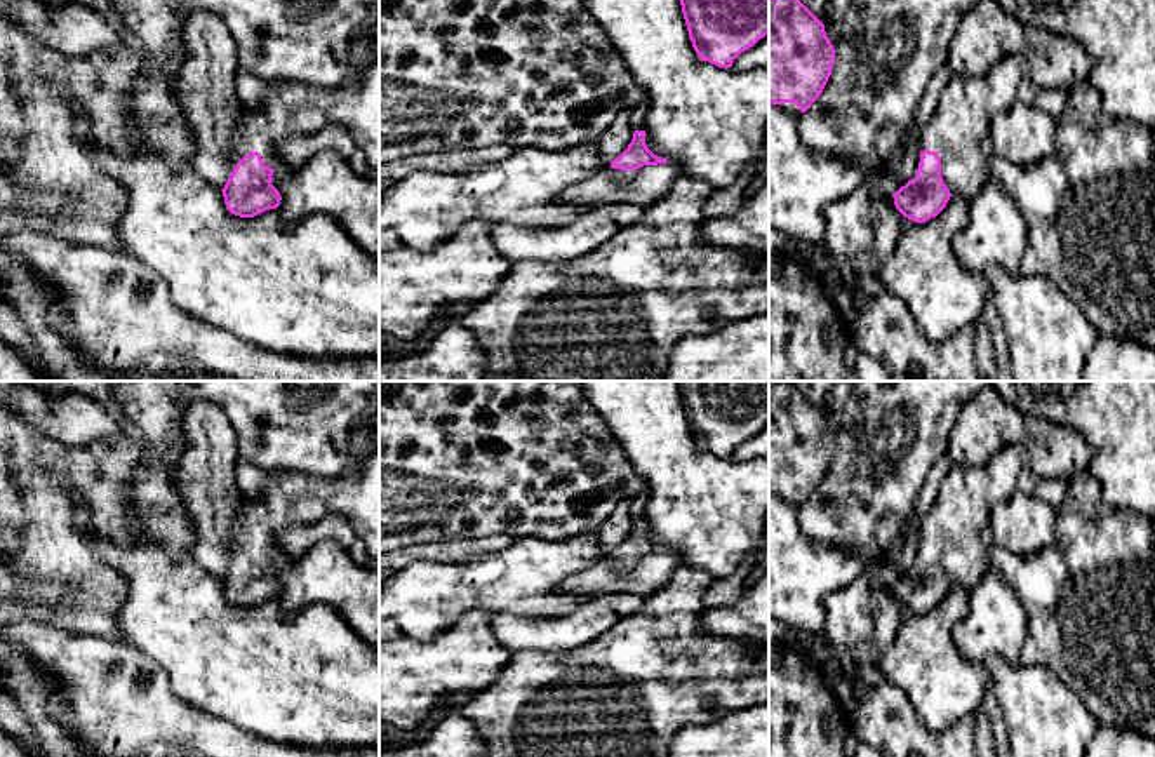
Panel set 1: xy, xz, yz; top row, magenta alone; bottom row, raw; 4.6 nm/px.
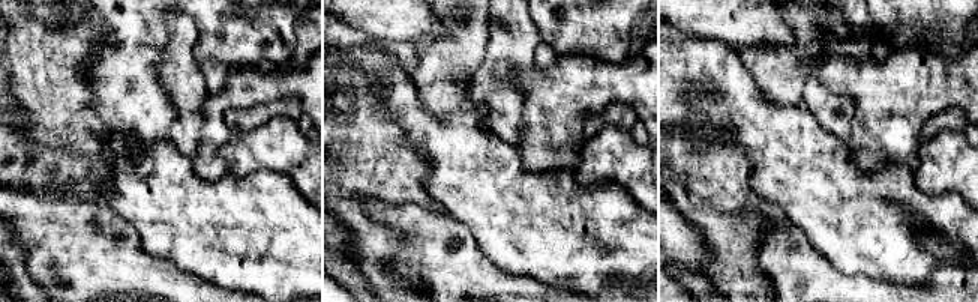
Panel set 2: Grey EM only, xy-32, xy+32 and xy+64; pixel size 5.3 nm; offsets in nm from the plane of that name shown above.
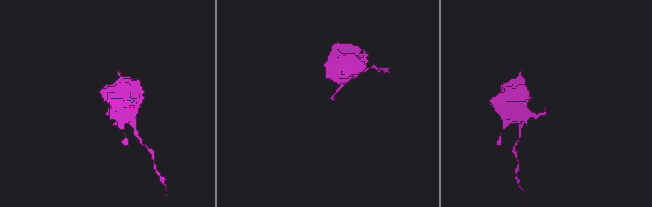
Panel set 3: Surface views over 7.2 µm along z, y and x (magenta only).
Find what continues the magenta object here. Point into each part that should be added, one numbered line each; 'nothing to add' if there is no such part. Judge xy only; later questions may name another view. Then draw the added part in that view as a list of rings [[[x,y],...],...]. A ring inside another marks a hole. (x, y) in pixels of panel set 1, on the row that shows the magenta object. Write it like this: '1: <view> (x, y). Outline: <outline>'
1: xy (287, 110). Outline: [[[379,61],[357,82],[336,89],[297,82],[266,84],[261,104],[256,110],[242,106],[238,111],[230,137],[231,165],[257,151],[264,165],[285,169],[278,151],[282,143],[332,125],[348,129],[369,169],[379,172]]]

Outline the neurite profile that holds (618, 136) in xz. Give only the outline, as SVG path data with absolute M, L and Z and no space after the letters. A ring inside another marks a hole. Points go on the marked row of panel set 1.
M623 111L598 139L600 165L609 165L614 158L618 158L628 148L631 139L633 129L630 124L630 111Z

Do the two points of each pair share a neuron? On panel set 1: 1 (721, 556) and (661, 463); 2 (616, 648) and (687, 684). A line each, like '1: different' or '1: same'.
1: same
2: same

